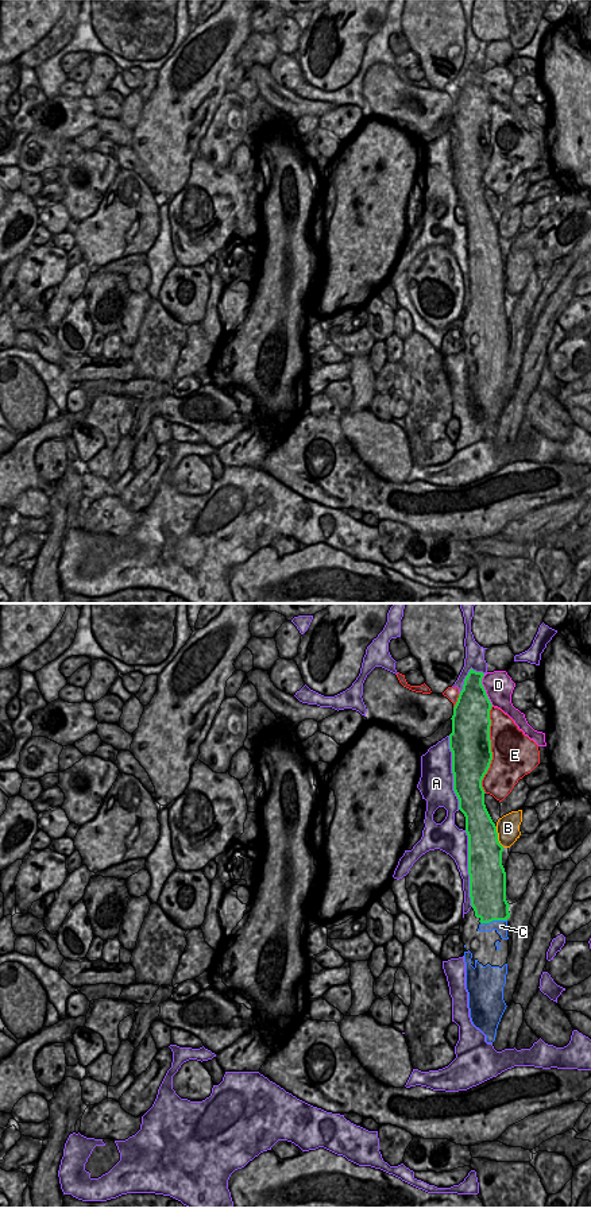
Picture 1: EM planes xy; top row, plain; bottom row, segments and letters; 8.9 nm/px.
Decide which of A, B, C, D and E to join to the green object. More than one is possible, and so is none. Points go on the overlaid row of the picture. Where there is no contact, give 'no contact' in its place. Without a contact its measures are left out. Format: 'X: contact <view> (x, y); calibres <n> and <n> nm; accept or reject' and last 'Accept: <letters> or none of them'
A: contact xy (468, 868); calibres 340 and 220 nm; reject
B: contact xy (497, 837); calibres 320 and 220 nm; reject
C: contact xy (493, 919); calibres 320 and 120 nm; accept
D: contact xy (485, 690); calibres 340 and 260 nm; reject
E: contact xy (490, 749); calibres 360 and 400 nm; reject
Accept: C

